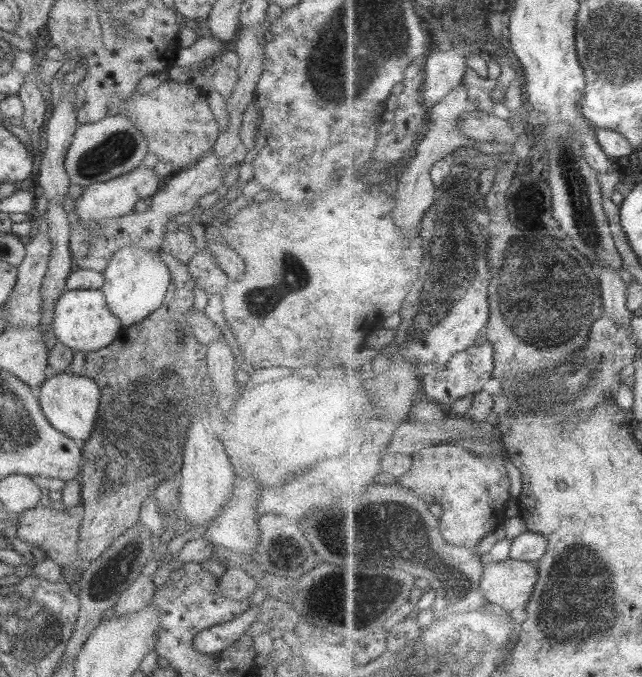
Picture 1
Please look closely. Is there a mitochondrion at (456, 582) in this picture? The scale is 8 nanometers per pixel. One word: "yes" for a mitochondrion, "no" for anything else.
yes

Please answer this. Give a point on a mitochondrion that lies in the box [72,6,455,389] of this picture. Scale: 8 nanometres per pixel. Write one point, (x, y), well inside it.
(118, 148)

